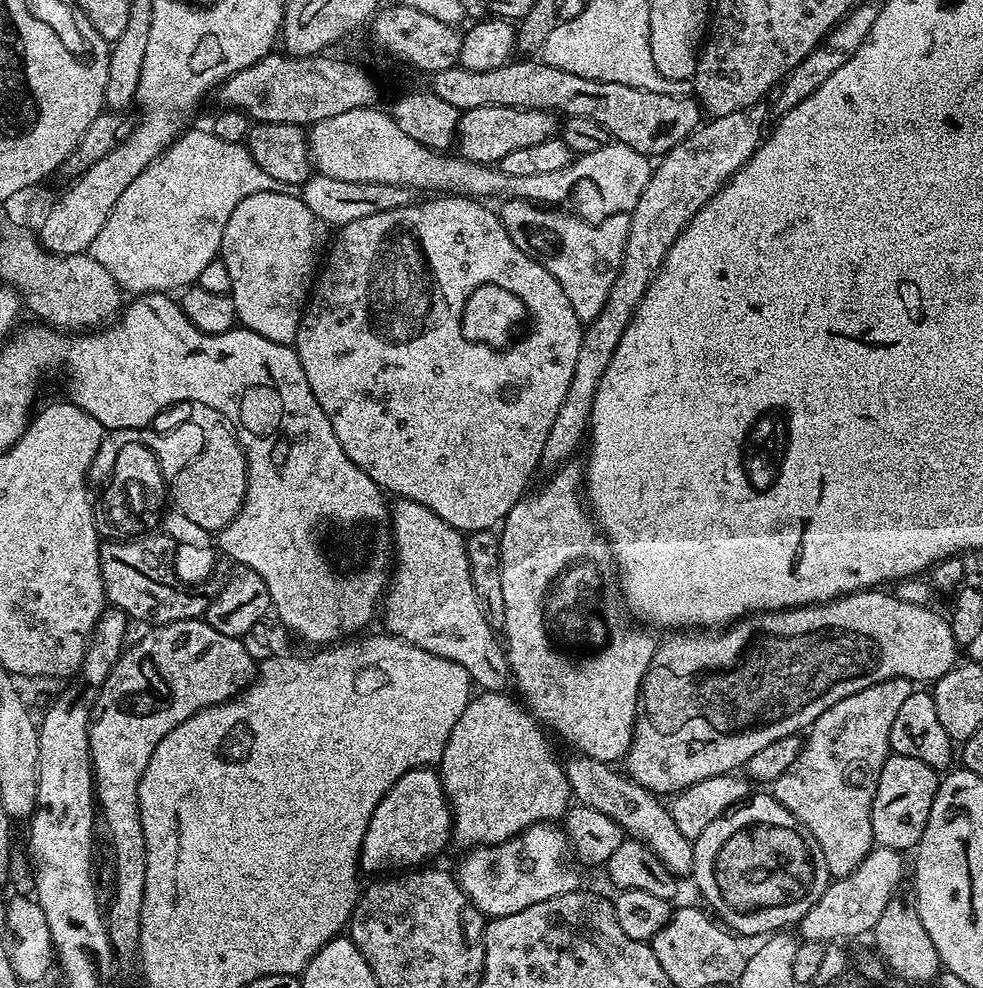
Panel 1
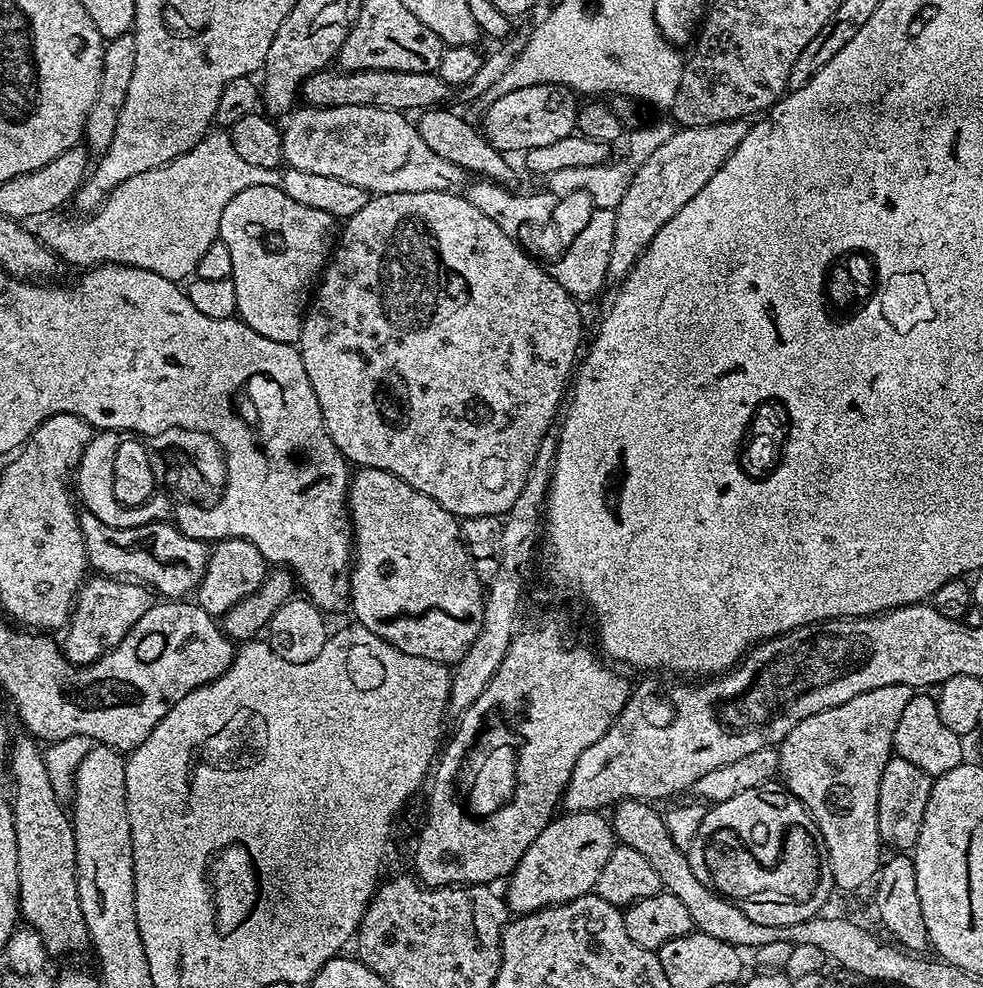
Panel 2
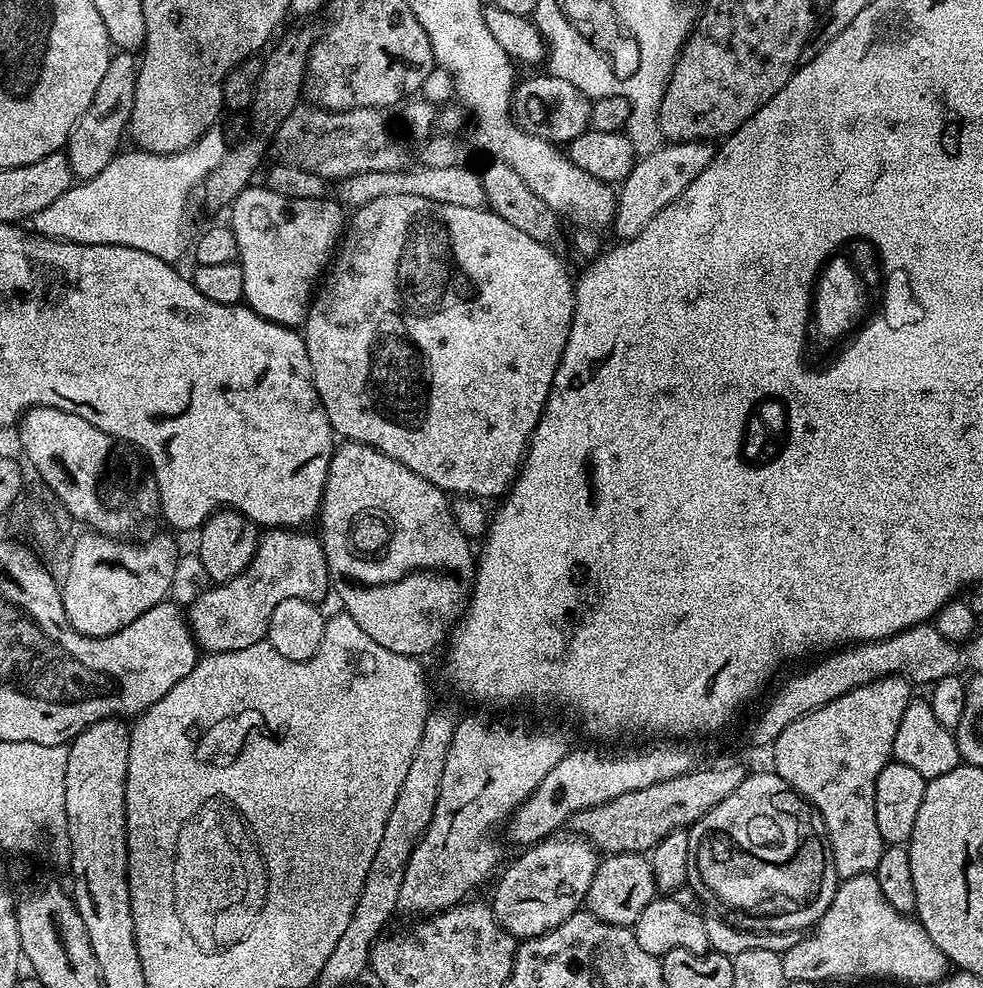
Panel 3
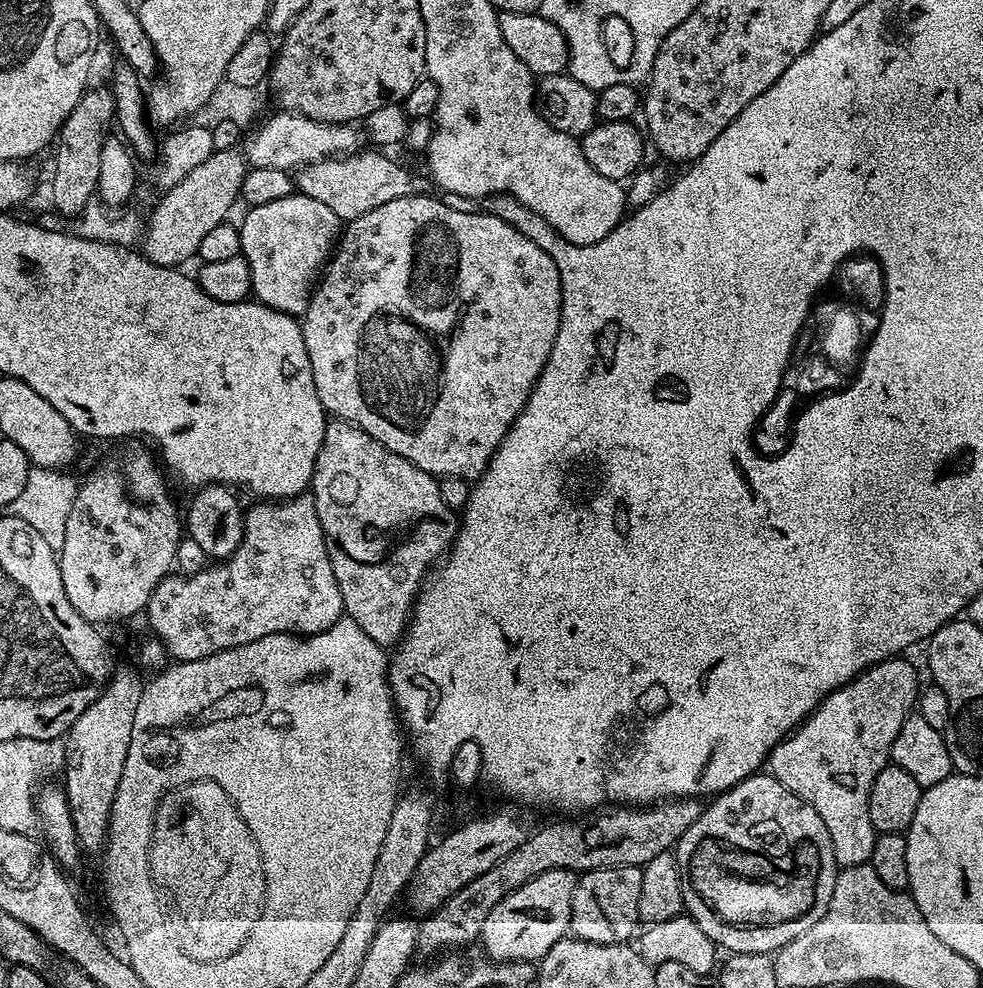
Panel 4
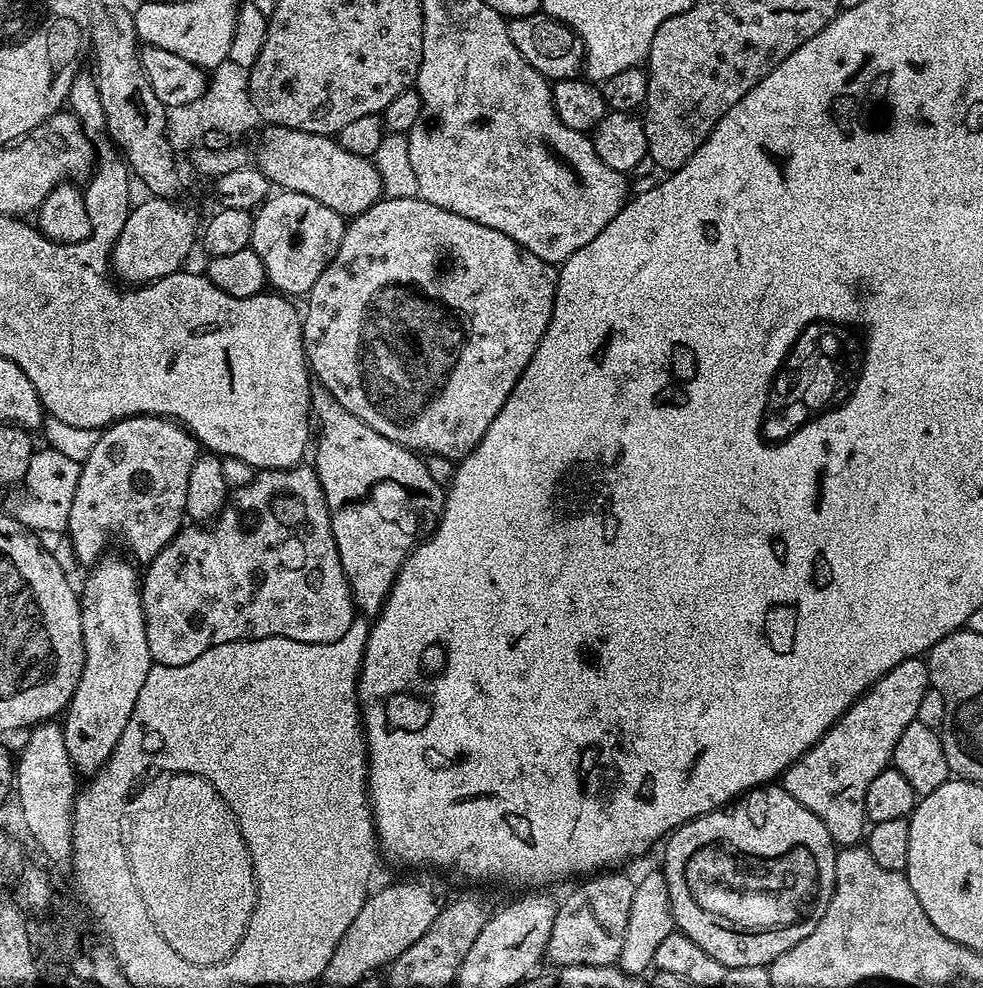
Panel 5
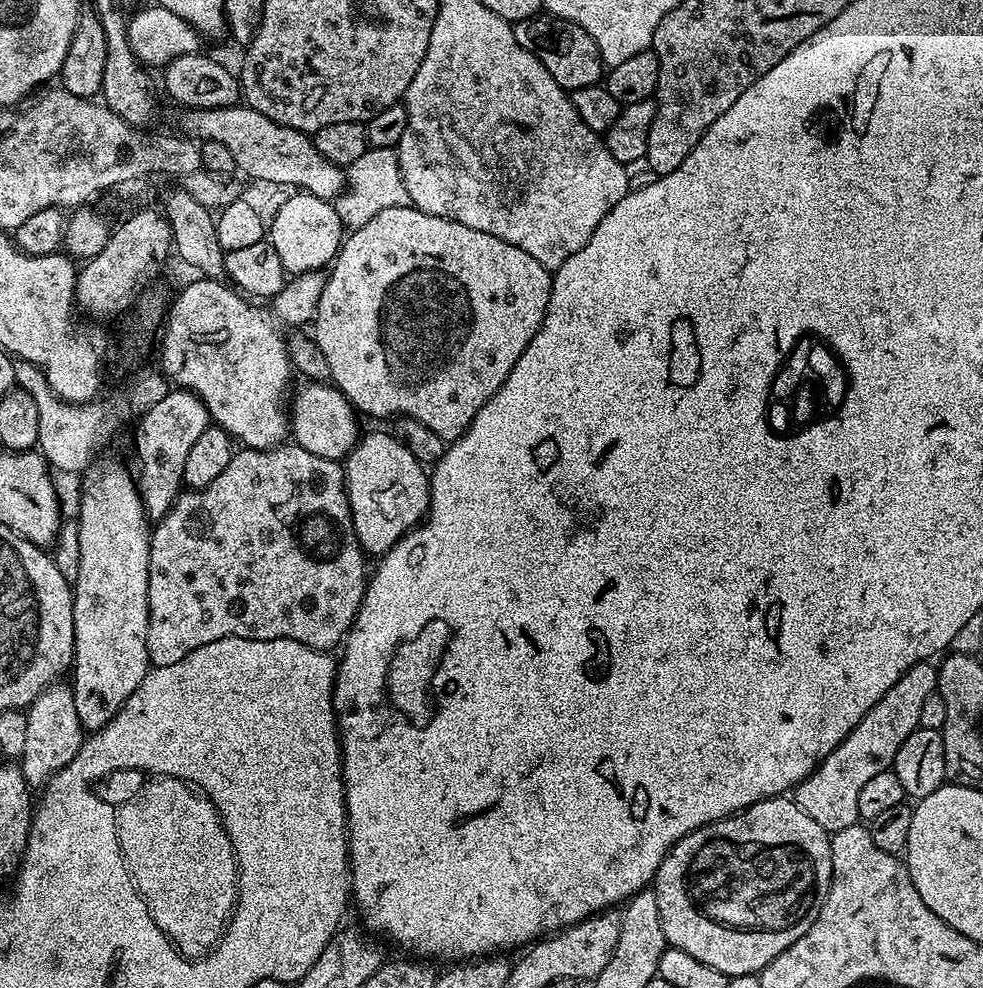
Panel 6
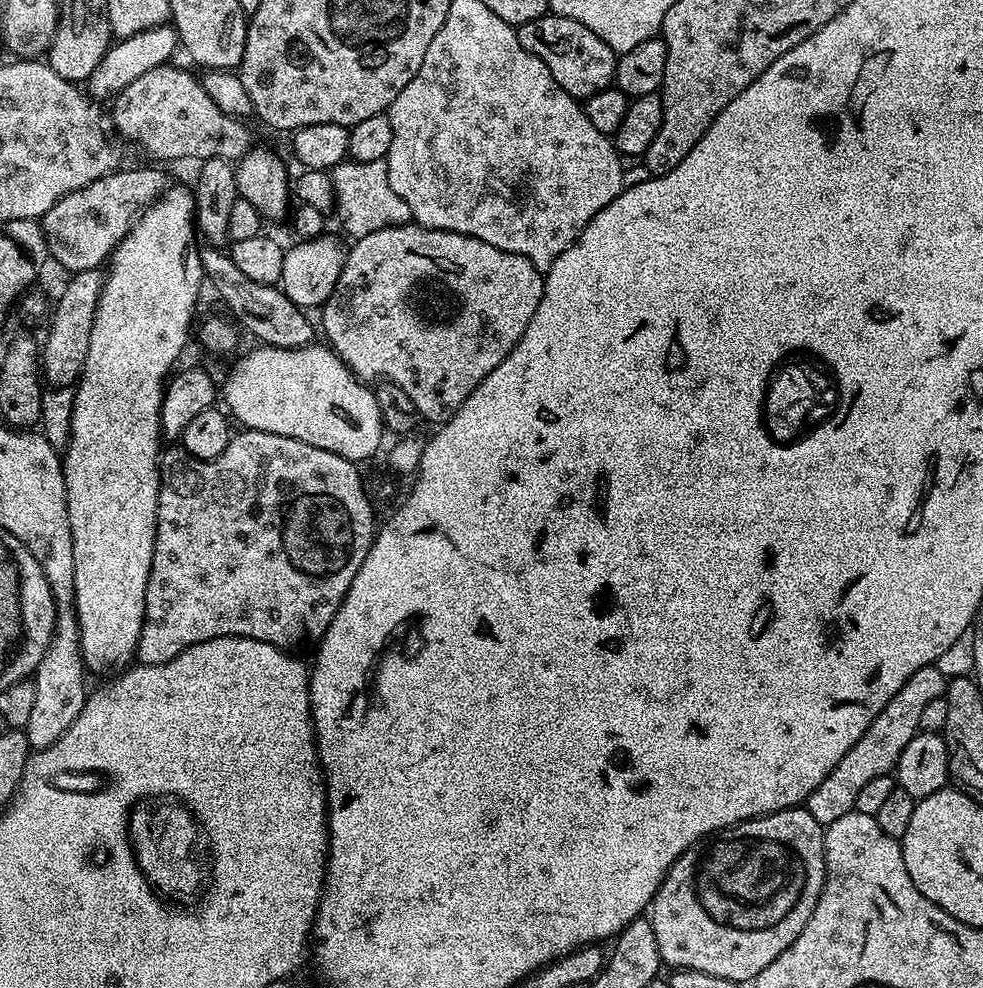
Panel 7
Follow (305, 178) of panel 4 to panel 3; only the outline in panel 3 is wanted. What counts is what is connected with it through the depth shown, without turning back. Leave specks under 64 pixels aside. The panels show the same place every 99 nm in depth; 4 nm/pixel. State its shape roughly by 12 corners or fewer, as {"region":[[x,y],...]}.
{"region":[[419,166],[339,181],[349,209],[414,194],[450,206],[488,203],[480,172]]}

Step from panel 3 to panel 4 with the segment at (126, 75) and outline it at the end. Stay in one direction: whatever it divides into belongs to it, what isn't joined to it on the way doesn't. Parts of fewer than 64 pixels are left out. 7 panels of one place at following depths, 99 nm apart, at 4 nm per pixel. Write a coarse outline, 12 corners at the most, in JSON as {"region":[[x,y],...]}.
{"region":[[89,87],[60,127],[52,204],[75,218],[97,195],[111,87]]}

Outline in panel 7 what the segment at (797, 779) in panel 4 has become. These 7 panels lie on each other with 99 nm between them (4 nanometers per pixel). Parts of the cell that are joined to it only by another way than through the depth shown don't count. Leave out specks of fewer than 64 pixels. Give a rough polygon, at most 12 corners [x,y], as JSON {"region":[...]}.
{"region":[[935,664],[910,674],[870,730],[808,795],[819,824],[855,809],[895,769],[922,710],[943,696]]}

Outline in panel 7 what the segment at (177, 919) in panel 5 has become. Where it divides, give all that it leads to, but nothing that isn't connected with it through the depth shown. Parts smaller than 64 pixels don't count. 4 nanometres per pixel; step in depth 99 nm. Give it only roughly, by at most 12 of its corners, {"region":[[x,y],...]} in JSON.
{"region":[[183,803],[133,808],[137,864],[161,897],[201,891]]}

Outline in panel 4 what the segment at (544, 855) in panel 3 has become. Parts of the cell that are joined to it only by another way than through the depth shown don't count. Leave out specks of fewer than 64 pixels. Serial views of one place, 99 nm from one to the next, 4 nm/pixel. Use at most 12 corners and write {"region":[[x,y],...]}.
{"region":[[551,868],[482,922],[487,959],[539,962],[572,926],[577,877]]}

